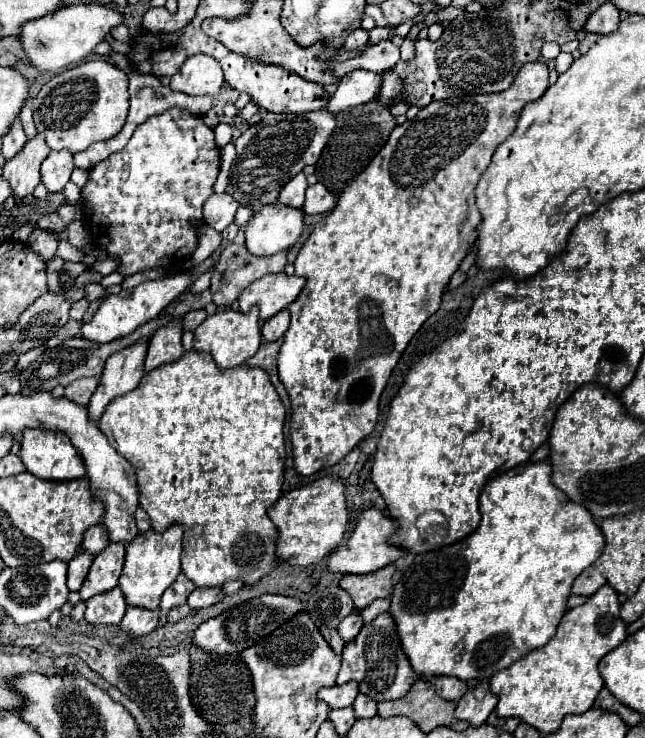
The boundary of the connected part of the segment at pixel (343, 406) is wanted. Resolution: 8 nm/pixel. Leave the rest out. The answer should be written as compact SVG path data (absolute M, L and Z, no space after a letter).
M541 61L527 63L527 65L523 65L523 69L519 69L513 85L507 91L493 93L493 95L451 97L447 101L433 101L431 105L423 107L413 119L407 119L403 125L397 125L391 131L389 141L375 155L375 159L369 163L369 167L341 193L335 209L321 223L315 225L313 233L309 235L307 243L303 245L303 249L299 251L299 255L295 259L295 275L303 275L307 279L307 285L303 287L299 297L289 305L291 325L283 337L283 345L281 345L281 351L277 357L279 379L291 397L289 437L291 437L291 445L293 445L294 468L299 474L310 476L320 471L322 467L337 465L359 441L367 439L373 433L373 429L377 425L377 417L379 417L379 397L387 385L387 379L389 379L393 367L397 365L397 361L399 361L401 353L405 351L405 347L409 345L411 337L439 309L445 285L449 283L451 275L459 269L459 263L465 259L467 251L475 243L477 227L481 221L481 213L475 205L475 193L473 193L475 185L477 185L479 177L483 175L483 171L487 169L489 159L491 159L493 151L497 149L497 145L503 143L515 131L517 119L519 119L519 113L523 111L523 107L529 101L537 101L549 87L547 75L549 75L549 69L545 63L541 63Z

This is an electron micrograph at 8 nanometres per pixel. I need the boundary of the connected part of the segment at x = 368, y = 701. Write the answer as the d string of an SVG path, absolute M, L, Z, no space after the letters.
M363 693L357 695L357 699L355 699L355 703L353 703L353 709L355 709L355 715L357 715L359 719L361 719L361 717L375 717L375 715L377 715L377 703L375 703L371 697L363 695Z

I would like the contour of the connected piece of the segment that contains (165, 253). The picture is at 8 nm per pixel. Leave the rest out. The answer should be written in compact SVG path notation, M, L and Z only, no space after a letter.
M169 107L169 109L165 109L163 113L159 113L159 115L155 115L155 117L149 117L145 123L141 123L141 125L135 129L133 137L129 139L129 143L127 143L121 151L113 153L111 157L103 159L101 163L97 163L97 165L91 169L91 173L89 173L89 183L81 189L81 195L83 195L85 201L87 201L89 225L91 225L93 233L95 233L97 241L99 241L101 245L105 245L107 255L117 257L117 259L121 261L121 265L119 265L117 271L119 271L121 275L129 277L129 275L133 275L133 273L137 273L137 271L153 269L153 267L165 267L165 265L171 265L171 263L175 263L175 261L181 261L181 259L189 257L189 255L195 251L195 247L197 247L197 231L195 231L195 229L197 229L197 225L203 221L201 209L203 209L205 199L209 199L209 197L213 195L213 183L215 183L217 175L219 175L219 149L217 149L215 139L213 139L213 129L209 129L209 127L203 123L203 119L201 119L199 115L193 115L193 113L189 113L189 111L181 109L181 107Z

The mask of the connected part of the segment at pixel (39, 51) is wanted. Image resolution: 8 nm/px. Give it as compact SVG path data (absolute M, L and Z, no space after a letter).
M97 3L61 5L57 13L43 15L37 17L35 21L23 23L23 29L19 31L19 41L31 67L39 71L59 71L69 65L79 65L87 55L91 55L97 43L107 41L111 29L121 21L123 15L105 5L97 5Z

